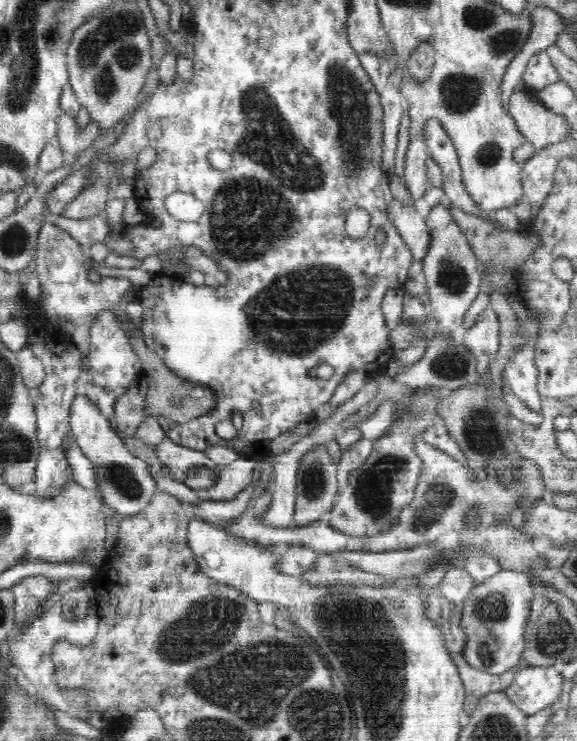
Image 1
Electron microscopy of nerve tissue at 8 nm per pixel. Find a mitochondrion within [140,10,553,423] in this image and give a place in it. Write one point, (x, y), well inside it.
(250, 217)

